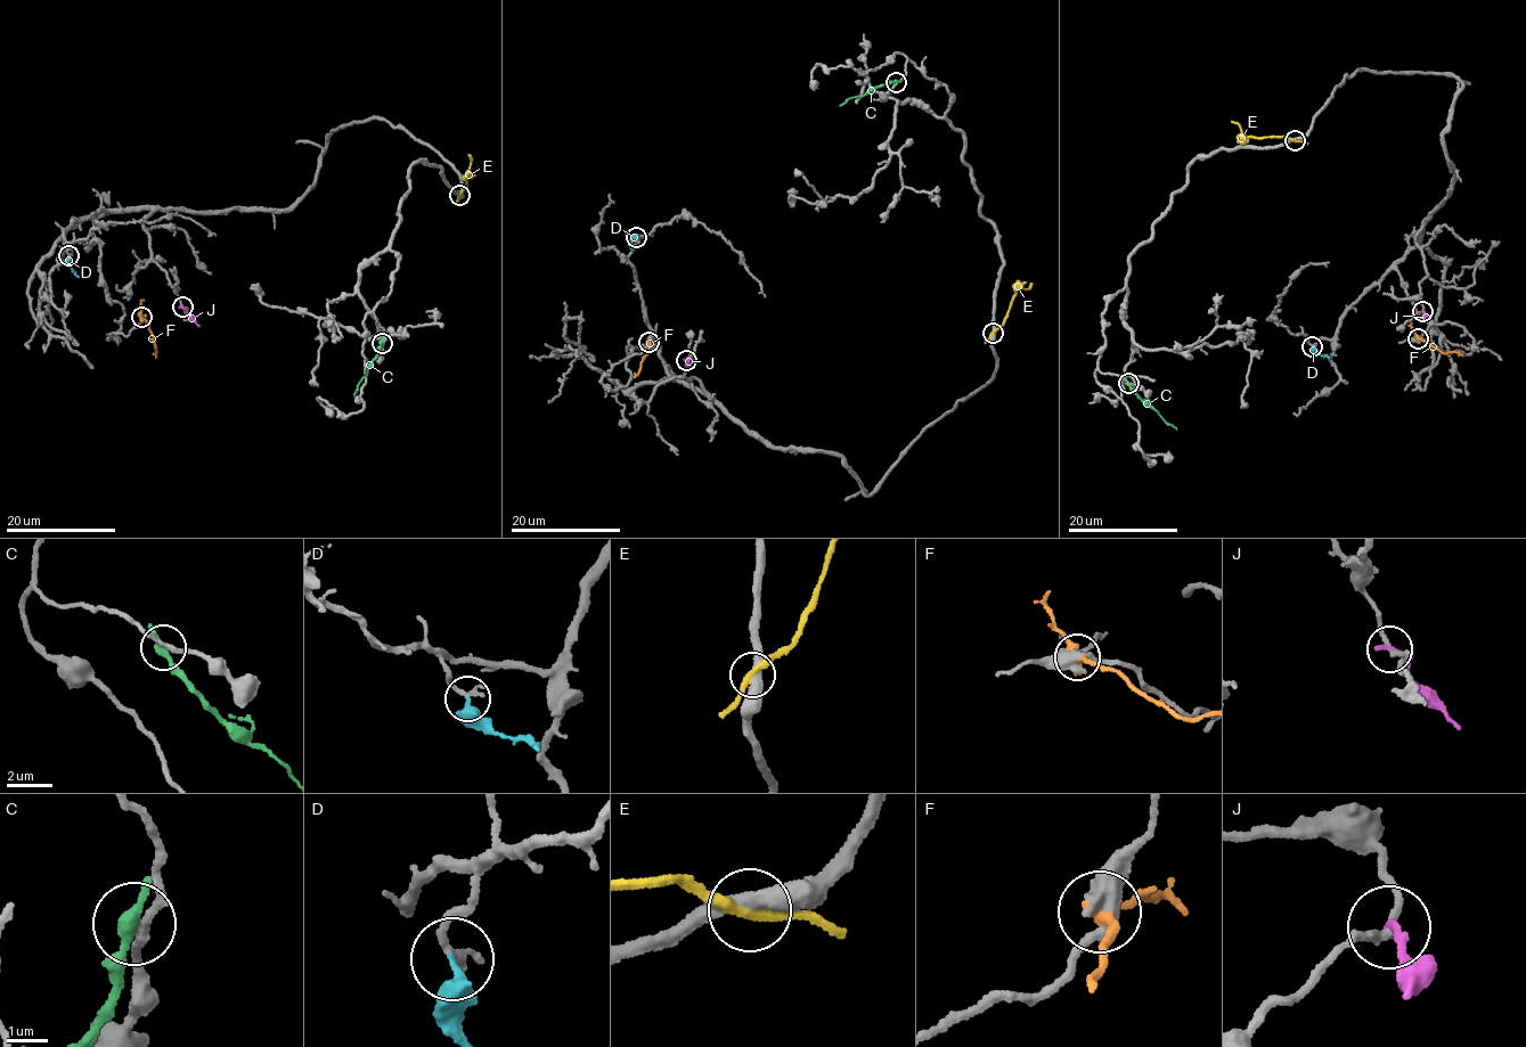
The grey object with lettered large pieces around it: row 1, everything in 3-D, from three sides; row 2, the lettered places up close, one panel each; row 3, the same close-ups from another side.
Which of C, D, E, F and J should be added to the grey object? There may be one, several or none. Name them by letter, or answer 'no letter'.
D

